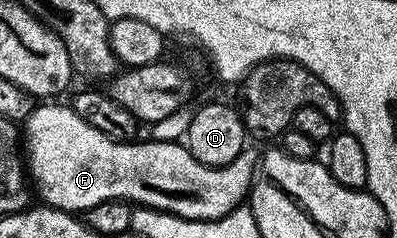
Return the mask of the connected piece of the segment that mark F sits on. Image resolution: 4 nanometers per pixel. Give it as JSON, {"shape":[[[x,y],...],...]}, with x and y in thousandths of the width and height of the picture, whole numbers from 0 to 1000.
{"shape":[[[134,429],[98,441],[83,475],[73,483],[60,517],[60,588],[71,597],[65,618],[65,672],[71,685],[71,723],[78,752],[91,765],[98,815],[108,828],[108,853],[123,861],[141,882],[161,882],[169,895],[196,899],[212,891],[242,857],[270,849],[272,840],[297,840],[302,849],[325,849],[345,857],[350,870],[378,870],[388,882],[408,882],[413,895],[443,899],[451,912],[471,916],[489,929],[534,929],[539,916],[554,916],[584,891],[599,866],[612,861],[622,845],[632,782],[645,761],[645,702],[655,676],[652,651],[637,647],[630,622],[612,630],[605,655],[594,655],[594,672],[584,672],[584,689],[572,697],[526,697],[524,689],[504,689],[504,672],[494,672],[494,655],[484,655],[484,639],[456,592],[448,597],[355,597],[340,588],[332,597],[295,597],[287,580],[262,571],[242,538],[232,538],[217,508],[204,504],[202,487],[189,475],[184,450],[174,441],[146,445]]]}

